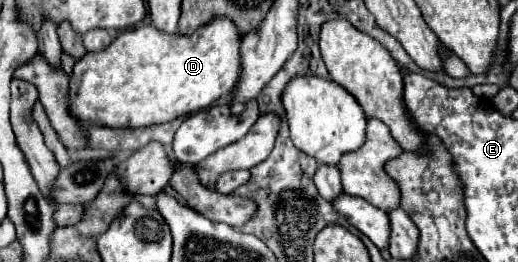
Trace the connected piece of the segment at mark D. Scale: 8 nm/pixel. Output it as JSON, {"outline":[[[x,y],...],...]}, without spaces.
{"outline":[[[227,17],[213,19],[193,35],[167,35],[153,25],[123,31],[107,49],[77,59],[69,81],[69,113],[79,123],[137,129],[207,109],[233,91],[241,69],[239,45],[239,33]]]}

